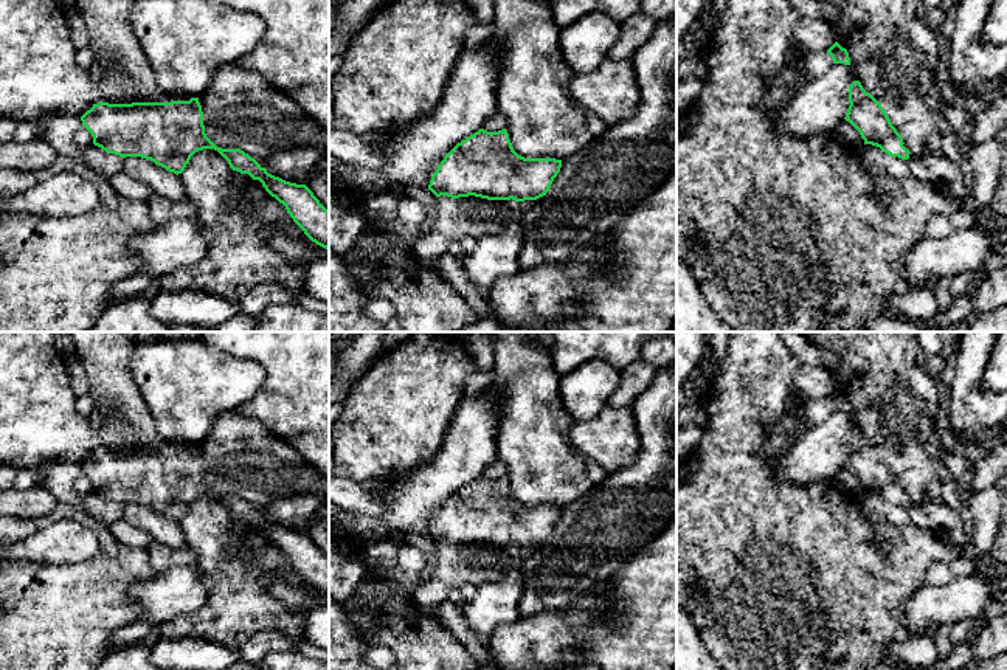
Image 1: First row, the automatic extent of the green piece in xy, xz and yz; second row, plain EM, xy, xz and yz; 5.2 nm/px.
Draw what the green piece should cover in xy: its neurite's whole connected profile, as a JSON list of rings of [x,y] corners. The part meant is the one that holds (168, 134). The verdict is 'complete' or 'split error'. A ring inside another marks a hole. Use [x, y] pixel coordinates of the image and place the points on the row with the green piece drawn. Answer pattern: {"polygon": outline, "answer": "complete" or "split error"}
{"polygon": [[[74,0],[84,17],[95,62],[88,67],[93,107],[82,116],[82,126],[92,133],[93,144],[109,154],[141,157],[169,172],[182,174],[191,157],[203,149],[217,150],[233,171],[259,180],[265,191],[282,203],[293,222],[317,245],[329,250],[329,211],[306,185],[285,181],[267,172],[254,158],[241,149],[217,147],[205,133],[203,112],[199,98],[185,93],[168,93],[155,81],[155,74],[141,50],[130,23],[135,0]]], "answer": "split error"}

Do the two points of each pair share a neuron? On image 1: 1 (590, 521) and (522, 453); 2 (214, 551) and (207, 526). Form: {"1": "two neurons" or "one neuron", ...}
{"1": "two neurons", "2": "one neuron"}

